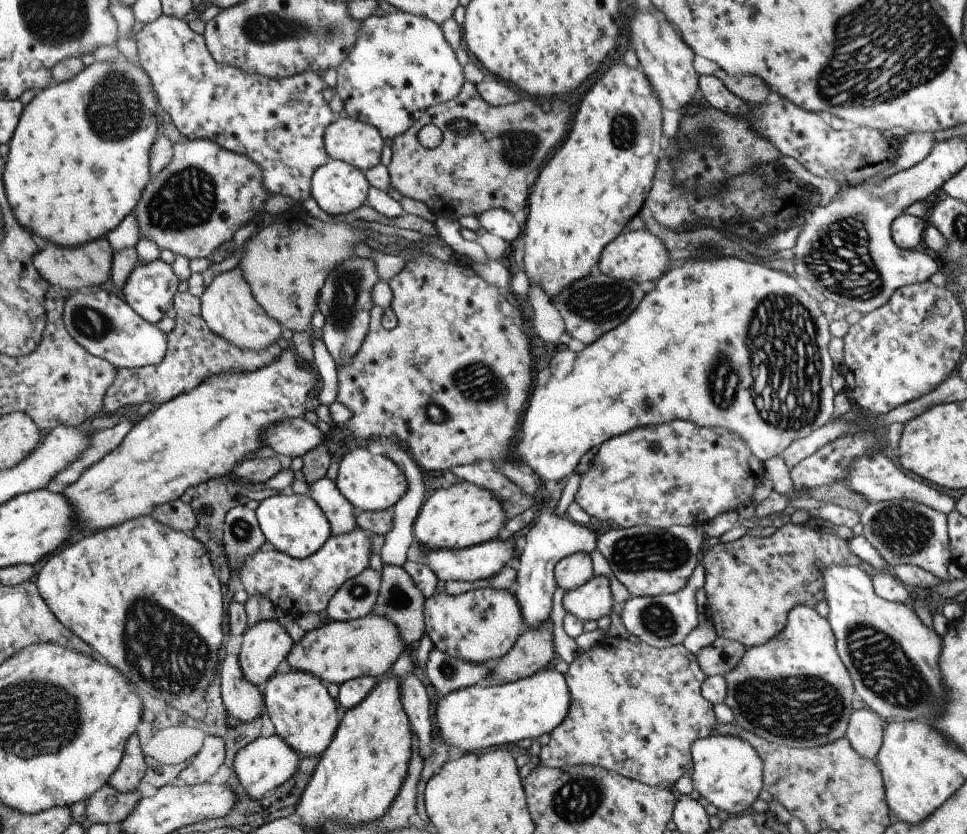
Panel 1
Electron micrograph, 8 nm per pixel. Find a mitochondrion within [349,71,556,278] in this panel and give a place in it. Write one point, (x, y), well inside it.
(516, 149)

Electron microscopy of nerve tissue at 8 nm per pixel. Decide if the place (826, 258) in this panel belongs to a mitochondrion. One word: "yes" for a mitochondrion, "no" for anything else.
yes

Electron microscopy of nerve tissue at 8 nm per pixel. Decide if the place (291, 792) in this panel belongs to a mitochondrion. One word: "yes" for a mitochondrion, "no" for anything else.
no

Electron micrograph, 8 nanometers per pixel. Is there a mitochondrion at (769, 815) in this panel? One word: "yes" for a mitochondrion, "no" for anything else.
no

